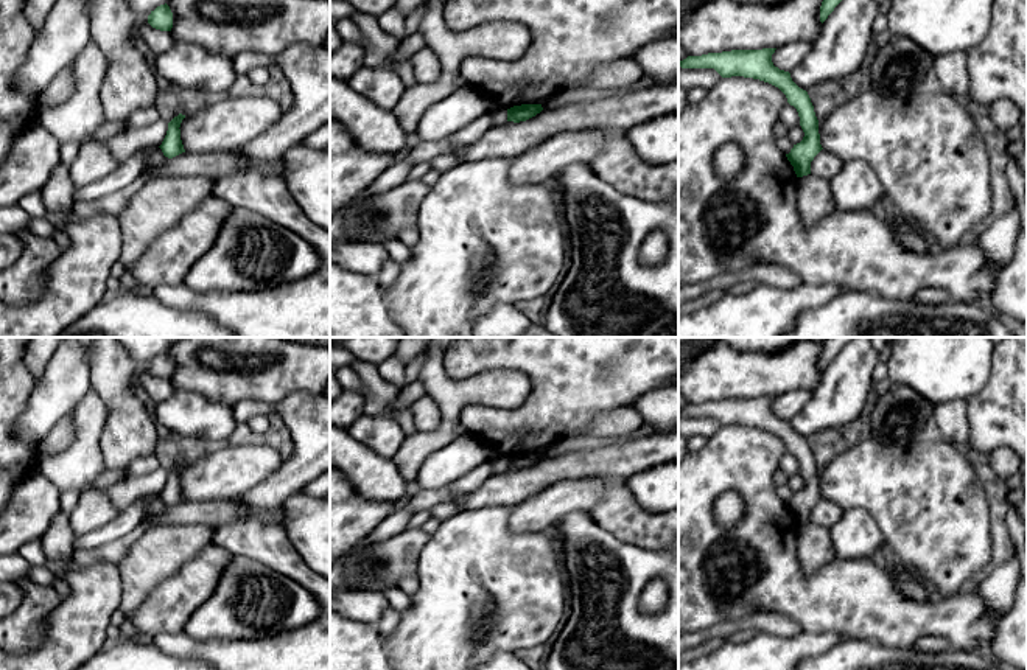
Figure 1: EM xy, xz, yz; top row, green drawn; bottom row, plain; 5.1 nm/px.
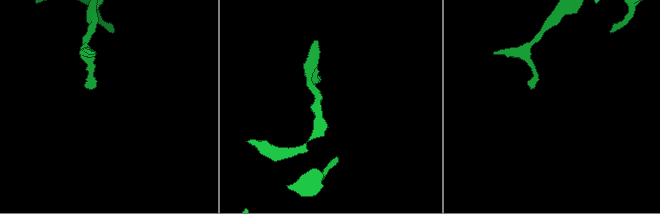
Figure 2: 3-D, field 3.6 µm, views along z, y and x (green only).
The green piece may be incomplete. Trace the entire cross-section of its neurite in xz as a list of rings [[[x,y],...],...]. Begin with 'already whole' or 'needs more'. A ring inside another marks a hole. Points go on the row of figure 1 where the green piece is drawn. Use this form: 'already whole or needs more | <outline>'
already whole | [[[521,104],[507,109],[507,121],[526,121],[543,110],[542,104]]]

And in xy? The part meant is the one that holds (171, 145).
already whole | [[[179,113],[168,123],[166,135],[159,146],[165,157],[173,159],[182,152],[185,152],[182,140],[181,140],[181,123],[185,118],[185,115]]]

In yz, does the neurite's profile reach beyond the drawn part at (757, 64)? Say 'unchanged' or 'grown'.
unchanged

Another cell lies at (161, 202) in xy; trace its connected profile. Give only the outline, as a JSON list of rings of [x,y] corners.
[[[163,176],[149,179],[117,213],[121,227],[120,261],[132,272],[149,244],[213,194],[209,177]]]

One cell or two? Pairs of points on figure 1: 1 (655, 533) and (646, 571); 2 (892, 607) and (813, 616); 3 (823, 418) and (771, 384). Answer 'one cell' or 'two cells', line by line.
1: two cells
2: one cell
3: two cells

